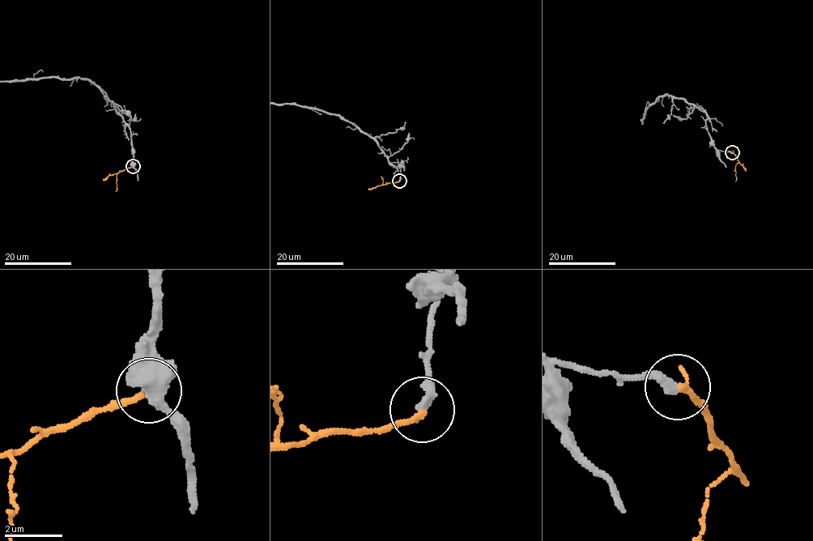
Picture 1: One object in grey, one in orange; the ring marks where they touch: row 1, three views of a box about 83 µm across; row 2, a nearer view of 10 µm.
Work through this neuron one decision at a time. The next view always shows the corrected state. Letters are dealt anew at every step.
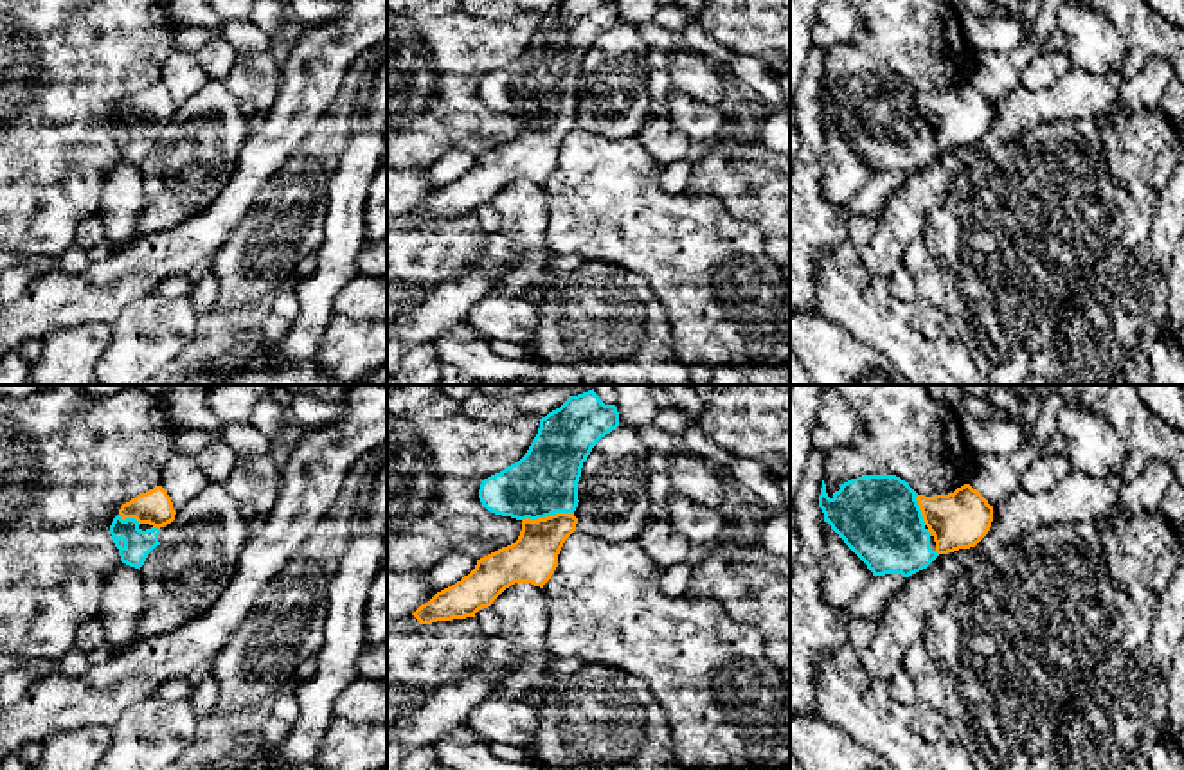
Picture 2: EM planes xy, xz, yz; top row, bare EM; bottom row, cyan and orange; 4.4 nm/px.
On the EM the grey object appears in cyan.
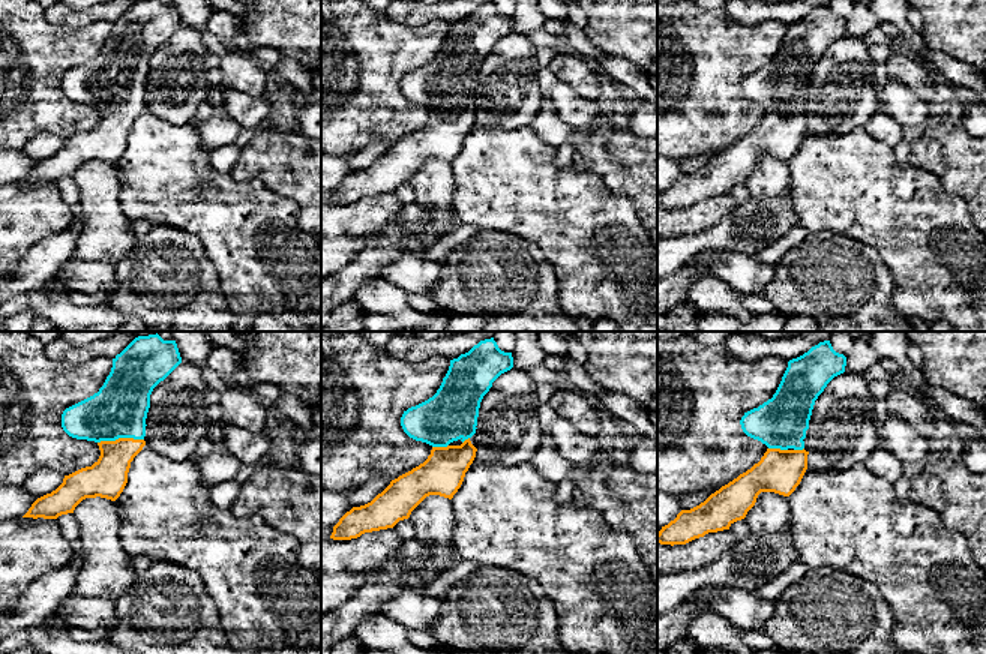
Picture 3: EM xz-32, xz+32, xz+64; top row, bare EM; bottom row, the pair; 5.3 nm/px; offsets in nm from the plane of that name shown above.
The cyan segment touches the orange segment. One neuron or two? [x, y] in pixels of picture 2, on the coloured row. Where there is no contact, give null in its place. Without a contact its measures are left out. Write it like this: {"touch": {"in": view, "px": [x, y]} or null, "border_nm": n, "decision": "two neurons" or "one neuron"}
{"touch": {"in": "xz", "px": [547, 515]}, "border_nm": 240, "decision": "one neuron"}

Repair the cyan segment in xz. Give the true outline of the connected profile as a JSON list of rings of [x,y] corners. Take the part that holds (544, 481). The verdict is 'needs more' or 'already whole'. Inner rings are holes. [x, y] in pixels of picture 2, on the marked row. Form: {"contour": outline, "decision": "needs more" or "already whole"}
{"contour": [[[592,390],[570,396],[560,408],[540,419],[540,428],[527,453],[500,473],[482,480],[479,498],[482,506],[502,516],[522,522],[515,543],[502,547],[480,560],[475,569],[455,585],[437,592],[412,615],[419,624],[475,617],[482,608],[515,583],[531,583],[543,588],[558,567],[558,554],[565,540],[576,531],[578,482],[581,468],[601,437],[619,426],[615,405],[605,405]]], "decision": "needs more"}

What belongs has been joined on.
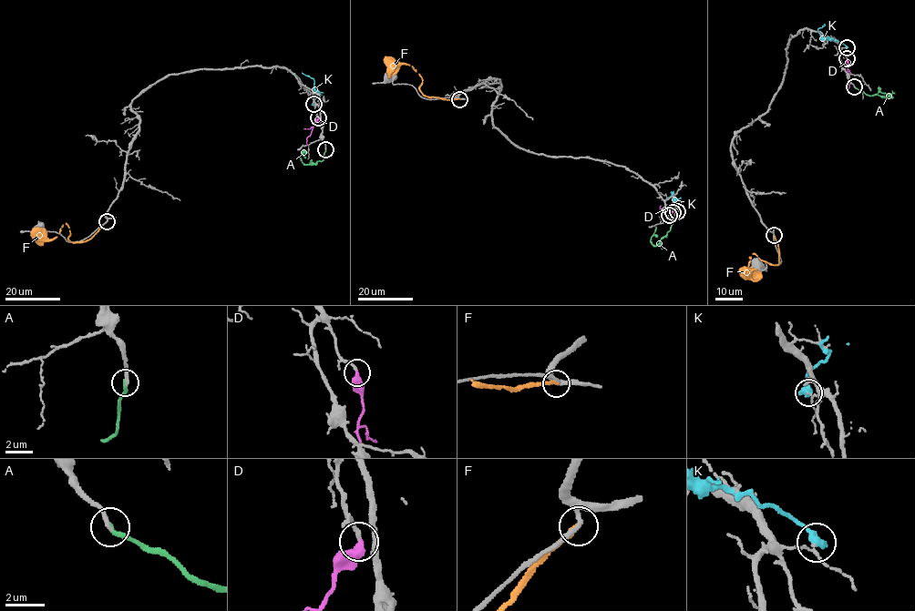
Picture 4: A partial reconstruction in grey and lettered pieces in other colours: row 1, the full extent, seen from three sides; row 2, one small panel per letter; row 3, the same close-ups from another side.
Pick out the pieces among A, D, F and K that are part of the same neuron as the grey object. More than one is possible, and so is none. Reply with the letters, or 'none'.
D

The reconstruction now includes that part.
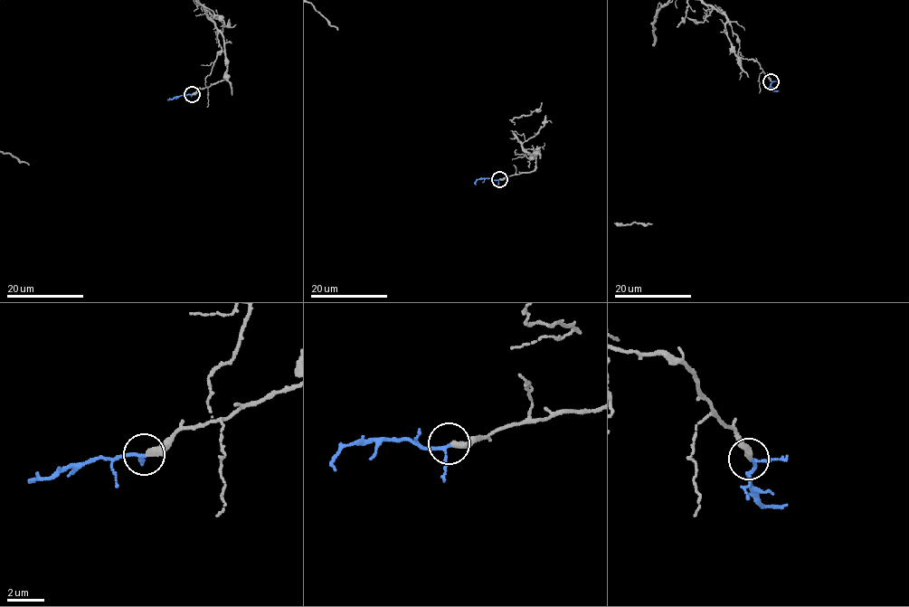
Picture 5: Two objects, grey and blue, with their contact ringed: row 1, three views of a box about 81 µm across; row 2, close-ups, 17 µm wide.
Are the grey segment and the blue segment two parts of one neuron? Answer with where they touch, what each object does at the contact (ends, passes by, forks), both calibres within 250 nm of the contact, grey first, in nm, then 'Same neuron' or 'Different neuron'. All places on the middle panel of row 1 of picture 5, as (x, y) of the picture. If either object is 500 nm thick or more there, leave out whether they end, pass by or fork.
Place: (499, 179). At the ring grey ends. At the ring blue passes by. Thickness 380 nm (grey) against 150 nm. Same neuron

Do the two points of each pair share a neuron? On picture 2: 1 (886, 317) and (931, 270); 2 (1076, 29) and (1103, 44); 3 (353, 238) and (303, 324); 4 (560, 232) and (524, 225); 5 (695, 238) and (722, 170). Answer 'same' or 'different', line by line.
1: different
2: same
3: same
4: different
5: different

